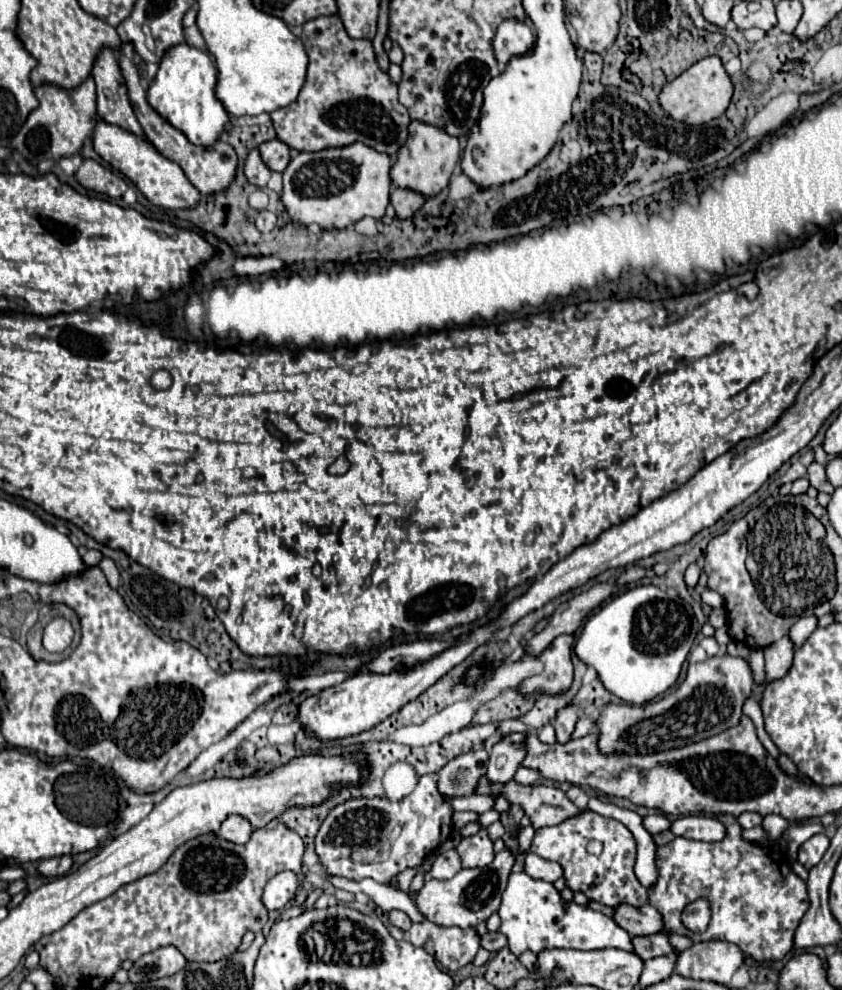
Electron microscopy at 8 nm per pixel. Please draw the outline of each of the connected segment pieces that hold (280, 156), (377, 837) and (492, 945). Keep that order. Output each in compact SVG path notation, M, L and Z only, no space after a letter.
M278 139L266 141L258 147L262 161L268 165L268 169L272 171L284 171L288 161L290 161L290 147Z
M438 773L422 775L418 781L418 791L410 793L398 803L392 803L384 797L372 797L372 799L350 799L342 805L336 805L328 817L324 819L318 835L316 835L316 853L320 857L320 863L328 867L330 875L342 875L352 881L362 881L366 877L372 877L378 883L390 883L390 879L408 869L420 865L428 853L434 851L444 841L442 829L452 829L452 815L454 809L450 805L450 799L442 797L438 791Z
M496 931L496 933L486 933L486 935L482 937L482 947L488 949L490 953L500 951L502 947L506 947L506 943L508 943L508 939L506 939L506 935L502 935L500 931Z

